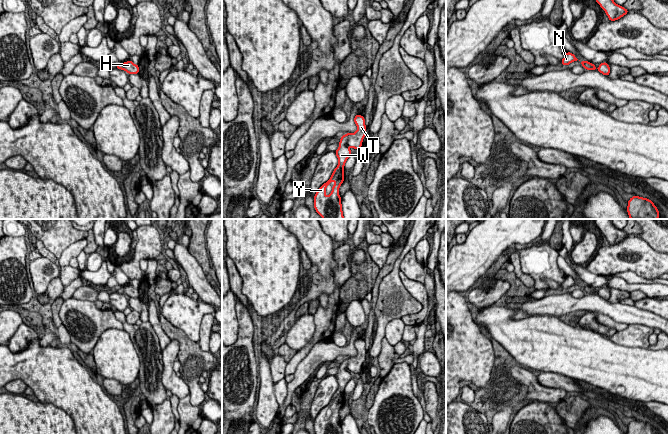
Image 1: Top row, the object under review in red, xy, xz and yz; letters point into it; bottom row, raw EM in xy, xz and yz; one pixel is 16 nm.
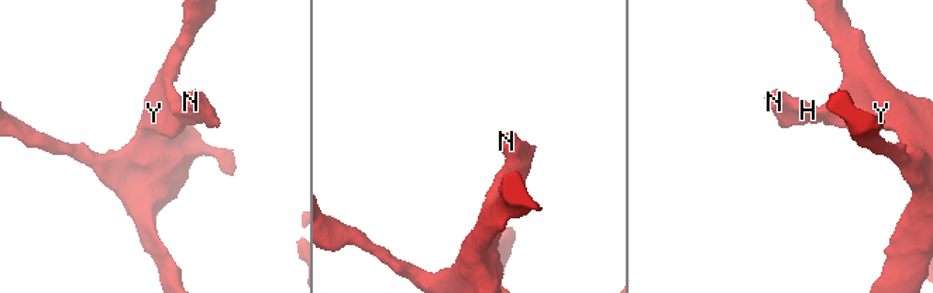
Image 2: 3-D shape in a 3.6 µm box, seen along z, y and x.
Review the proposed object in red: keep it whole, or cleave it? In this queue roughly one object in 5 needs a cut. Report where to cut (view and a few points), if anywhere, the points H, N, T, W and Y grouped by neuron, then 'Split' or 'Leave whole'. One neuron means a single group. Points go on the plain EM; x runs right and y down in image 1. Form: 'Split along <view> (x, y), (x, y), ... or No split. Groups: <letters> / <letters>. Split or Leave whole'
No split. Groups: H N T W Y. Leave whole

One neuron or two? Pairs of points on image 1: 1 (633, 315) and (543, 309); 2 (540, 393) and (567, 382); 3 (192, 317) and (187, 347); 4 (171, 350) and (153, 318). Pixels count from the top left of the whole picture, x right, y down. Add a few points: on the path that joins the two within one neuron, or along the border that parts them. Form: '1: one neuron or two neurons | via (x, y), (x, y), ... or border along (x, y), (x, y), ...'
1: one neuron | via (611, 309), (601, 305), (565, 305)
2: two neurons | border along (535, 375), (541, 384), (562, 388), (566, 392)
3: two neurons | border along (171, 323), (180, 328), (190, 339), (197, 342)
4: two neurons | border along (171, 340), (161, 350)

